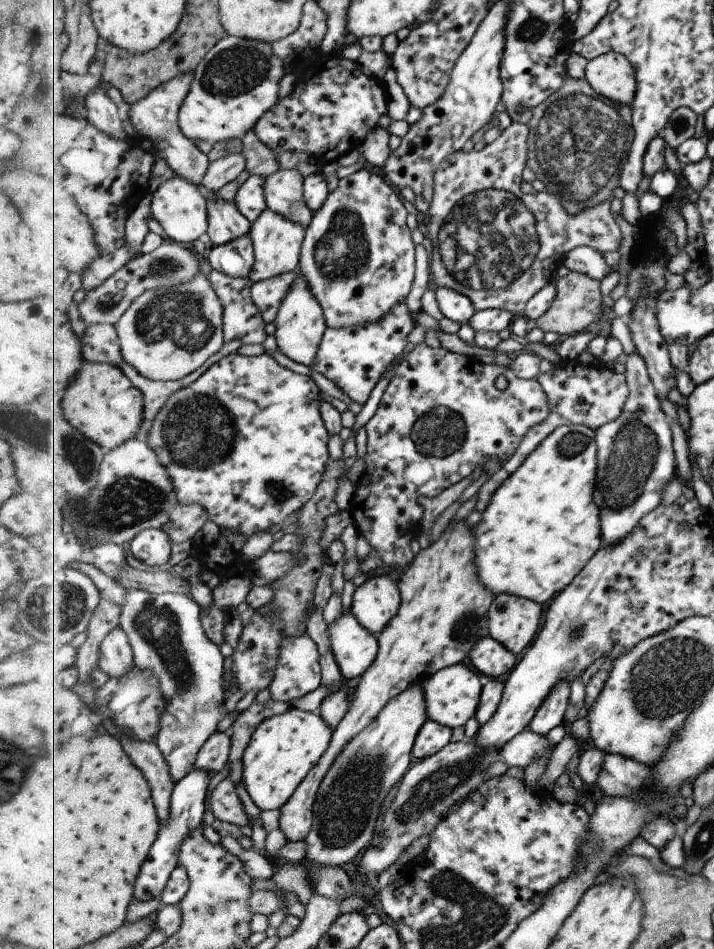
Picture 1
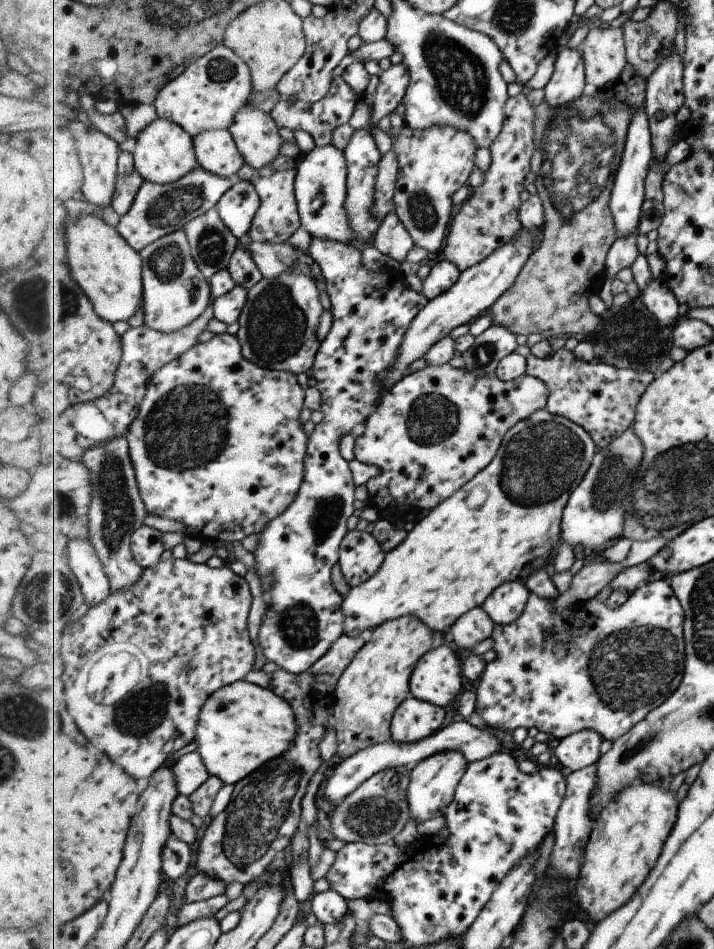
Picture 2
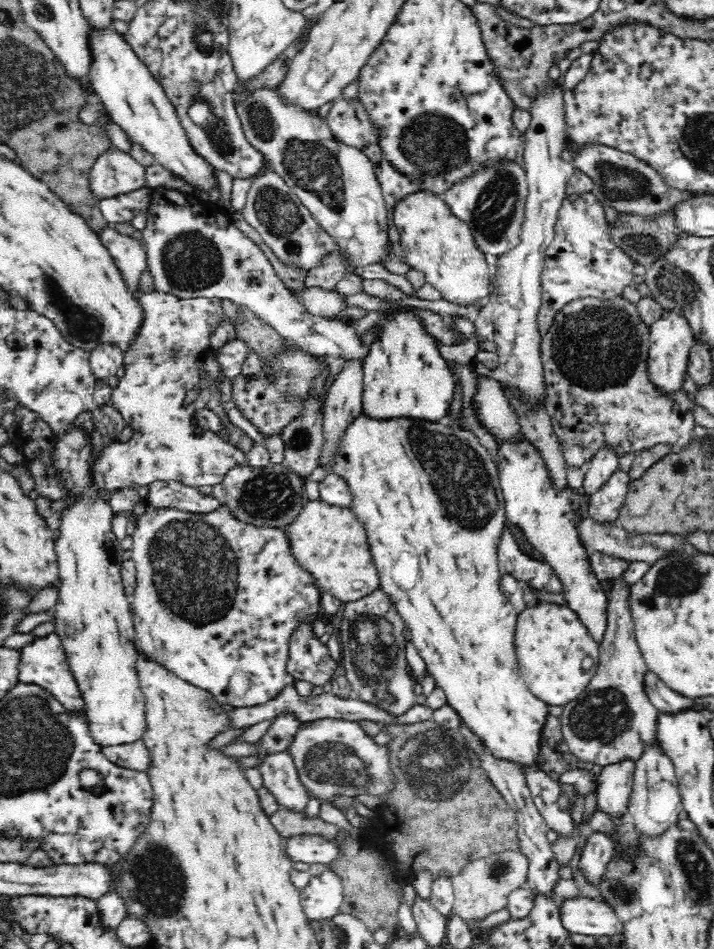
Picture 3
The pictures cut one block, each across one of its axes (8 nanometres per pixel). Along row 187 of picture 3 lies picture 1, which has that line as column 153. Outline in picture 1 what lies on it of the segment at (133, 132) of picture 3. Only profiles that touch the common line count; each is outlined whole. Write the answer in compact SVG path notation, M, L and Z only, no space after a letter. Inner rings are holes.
M176 175L173 180L167 180L154 192L153 217L164 229L168 238L183 244L193 244L203 234L208 234L210 211L204 189L187 178Z

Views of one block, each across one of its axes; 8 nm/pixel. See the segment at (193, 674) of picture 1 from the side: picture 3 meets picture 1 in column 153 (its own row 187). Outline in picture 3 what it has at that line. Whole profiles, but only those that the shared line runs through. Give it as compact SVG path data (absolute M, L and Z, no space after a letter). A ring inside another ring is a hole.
M570 139L567 147L574 157L575 169L592 179L591 193L603 206L613 207L619 212L652 217L658 212L672 211L672 208L682 200L698 195L668 186L656 169L636 158L632 153L622 152L616 147L598 142L575 142L575 139Z

